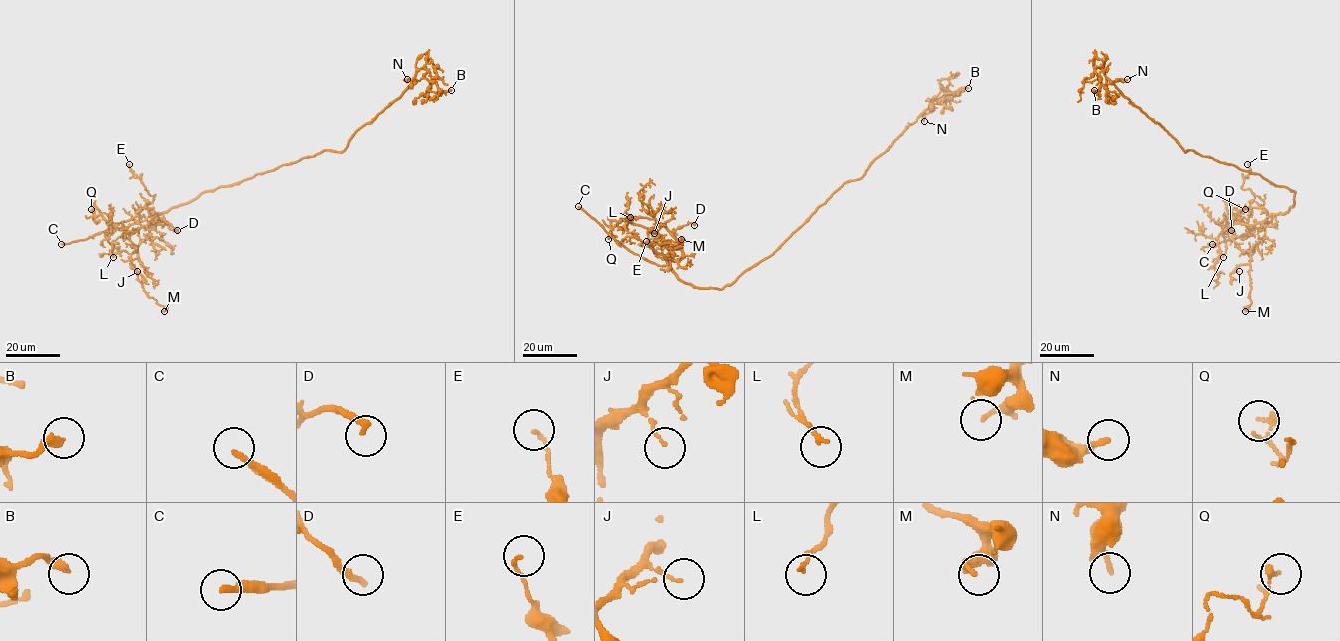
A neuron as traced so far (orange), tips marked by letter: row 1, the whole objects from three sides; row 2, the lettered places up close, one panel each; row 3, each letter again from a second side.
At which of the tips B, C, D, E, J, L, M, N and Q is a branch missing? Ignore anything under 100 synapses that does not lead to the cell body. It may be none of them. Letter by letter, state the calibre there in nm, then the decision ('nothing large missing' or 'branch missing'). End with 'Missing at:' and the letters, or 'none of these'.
B: 320 nm thick; nothing large missing
C: 220 nm thick; branch missing
D: 240 nm thick; nothing large missing
E: 130 nm thick; nothing large missing
J: 80 nm thick; nothing large missing
L: 140 nm thick; nothing large missing
M: 120 nm thick; nothing large missing
N: 180 nm thick; nothing large missing
Q: 160 nm thick; nothing large missing
Missing at: C

